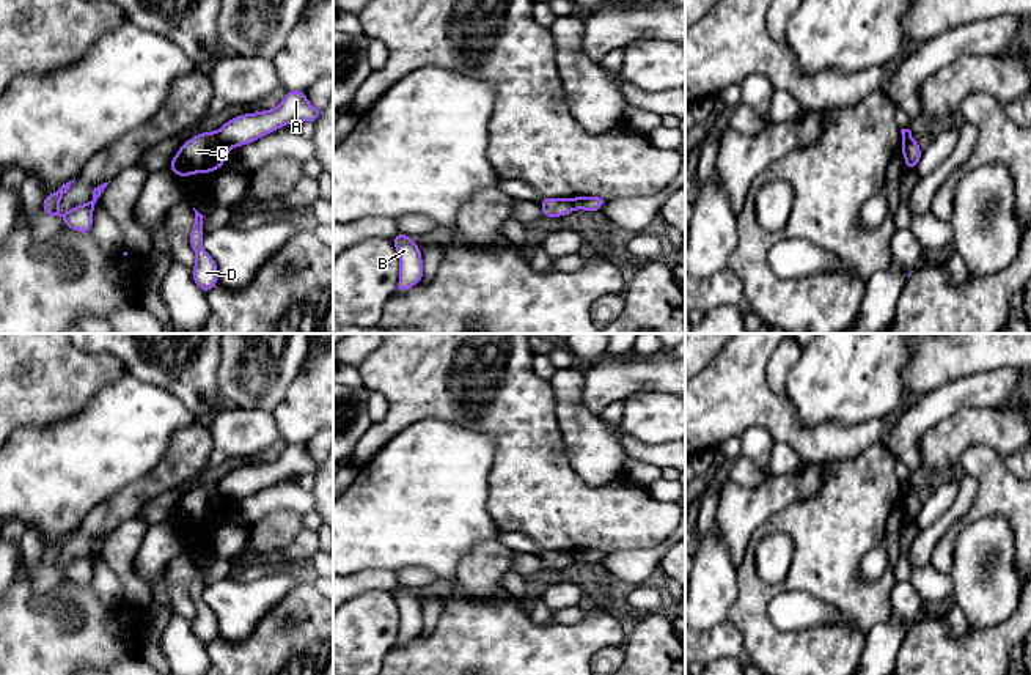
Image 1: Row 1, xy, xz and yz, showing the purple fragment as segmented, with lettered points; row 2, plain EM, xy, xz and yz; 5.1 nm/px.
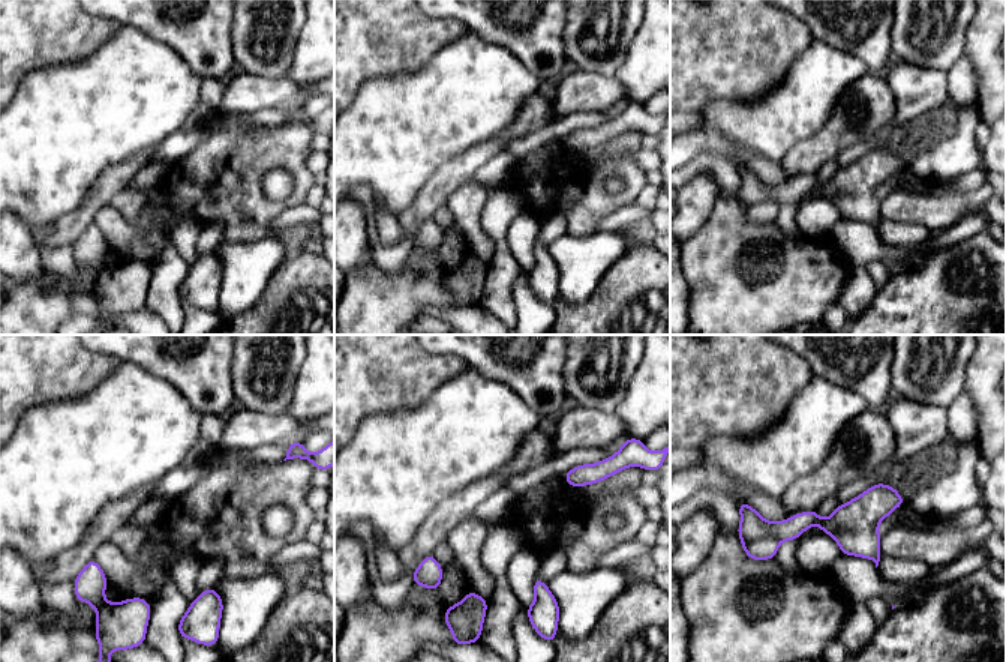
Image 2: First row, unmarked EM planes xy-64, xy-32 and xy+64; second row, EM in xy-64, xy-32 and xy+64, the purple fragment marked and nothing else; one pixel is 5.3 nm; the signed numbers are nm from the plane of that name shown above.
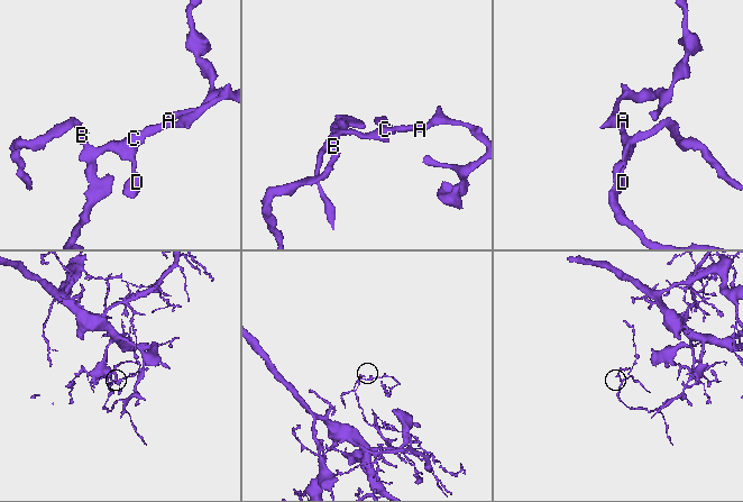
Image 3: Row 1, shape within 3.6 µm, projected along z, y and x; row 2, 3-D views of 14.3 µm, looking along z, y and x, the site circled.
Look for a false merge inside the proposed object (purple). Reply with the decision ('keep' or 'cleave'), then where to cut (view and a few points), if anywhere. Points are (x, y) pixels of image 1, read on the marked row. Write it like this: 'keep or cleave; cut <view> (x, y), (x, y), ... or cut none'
cleave; cut xy (216, 132), (228, 148)

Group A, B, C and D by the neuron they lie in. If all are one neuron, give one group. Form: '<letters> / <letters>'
A / B C D

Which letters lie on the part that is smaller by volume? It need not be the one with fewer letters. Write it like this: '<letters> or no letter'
A

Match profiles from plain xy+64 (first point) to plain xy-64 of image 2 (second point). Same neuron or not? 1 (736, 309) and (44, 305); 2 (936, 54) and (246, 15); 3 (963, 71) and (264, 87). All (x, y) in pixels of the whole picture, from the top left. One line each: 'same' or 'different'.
1: same
2: same
3: different

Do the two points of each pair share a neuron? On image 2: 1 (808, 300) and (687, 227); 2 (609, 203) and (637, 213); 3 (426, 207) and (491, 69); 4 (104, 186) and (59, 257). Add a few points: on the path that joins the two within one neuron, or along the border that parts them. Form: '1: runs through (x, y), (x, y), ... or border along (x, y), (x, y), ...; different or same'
1: border along (715, 201), (706, 221), (685, 243); different
2: border along (634, 203), (610, 212), (597, 225), (597, 231); different
3: border along (480, 144), (474, 144), (446, 161), (423, 185); different
4: border along (42, 231), (44, 246), (60, 248), (72, 242); different

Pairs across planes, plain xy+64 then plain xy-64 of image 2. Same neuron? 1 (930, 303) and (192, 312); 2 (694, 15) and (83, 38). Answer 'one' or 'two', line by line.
1: two
2: one

